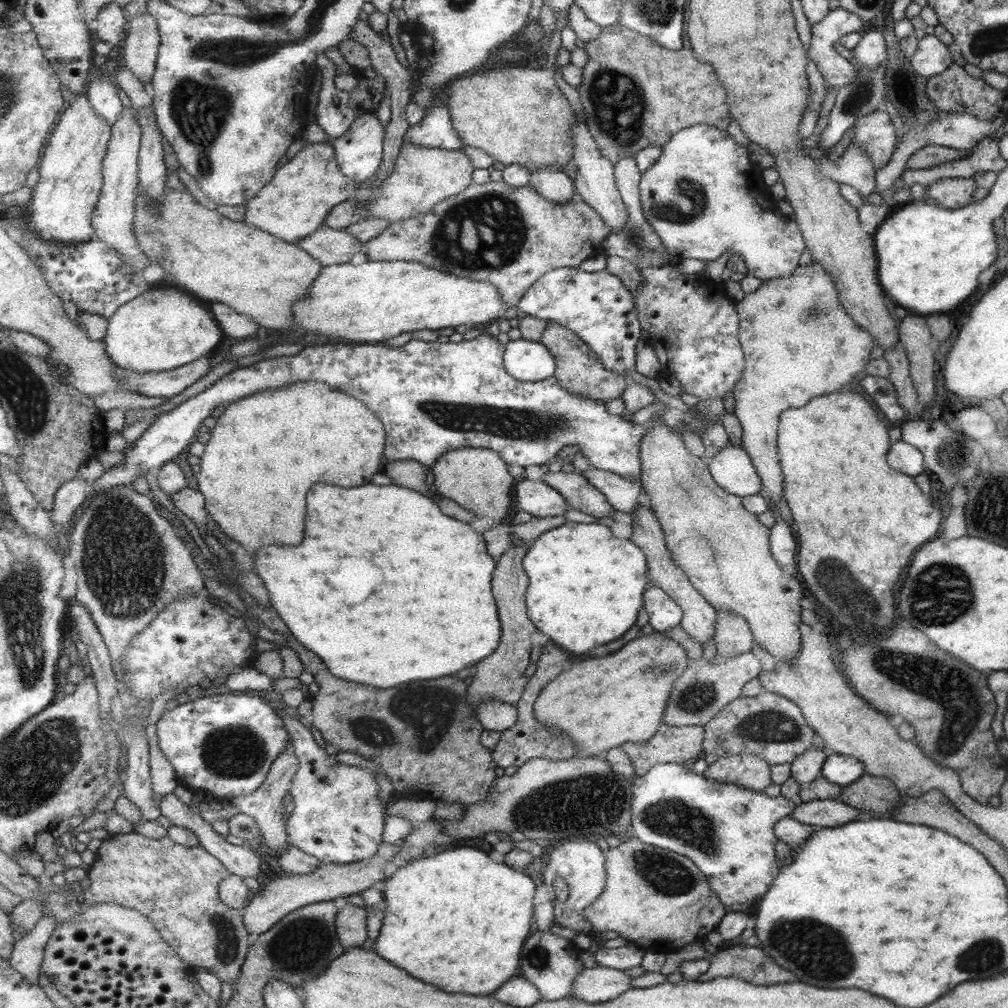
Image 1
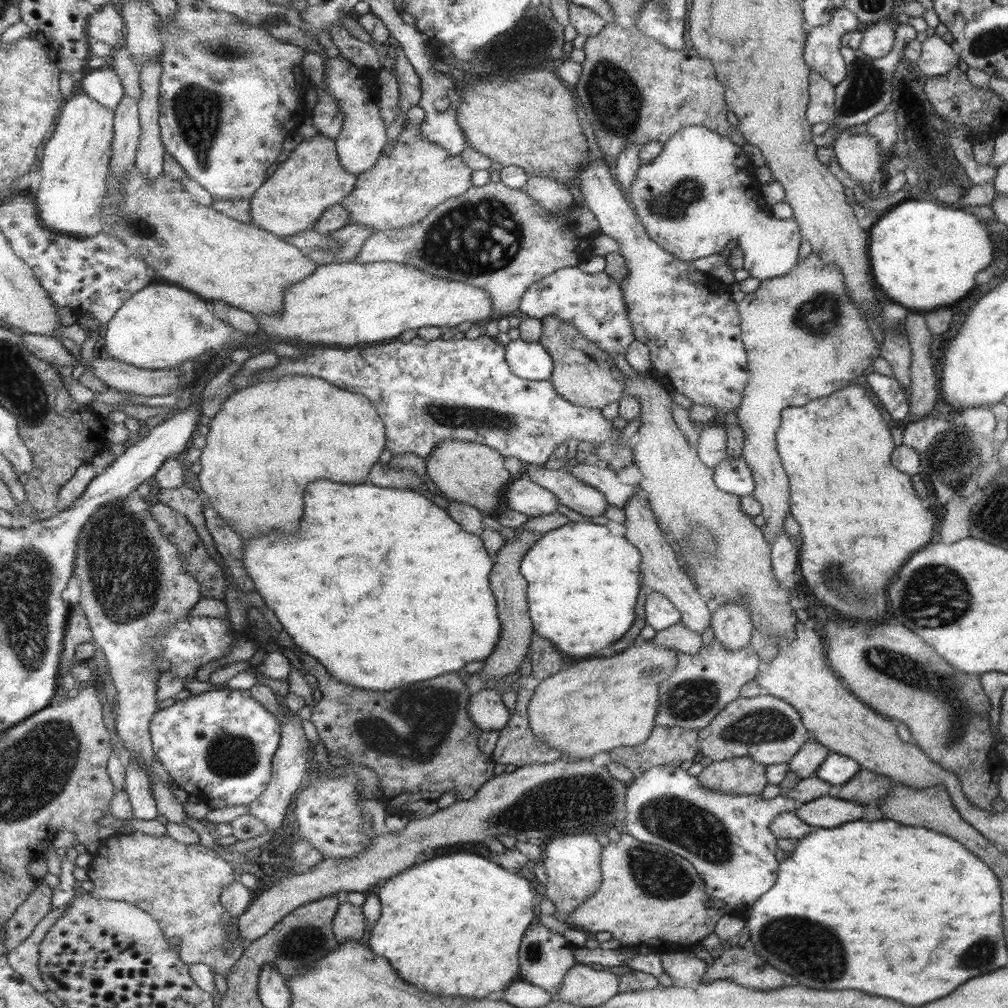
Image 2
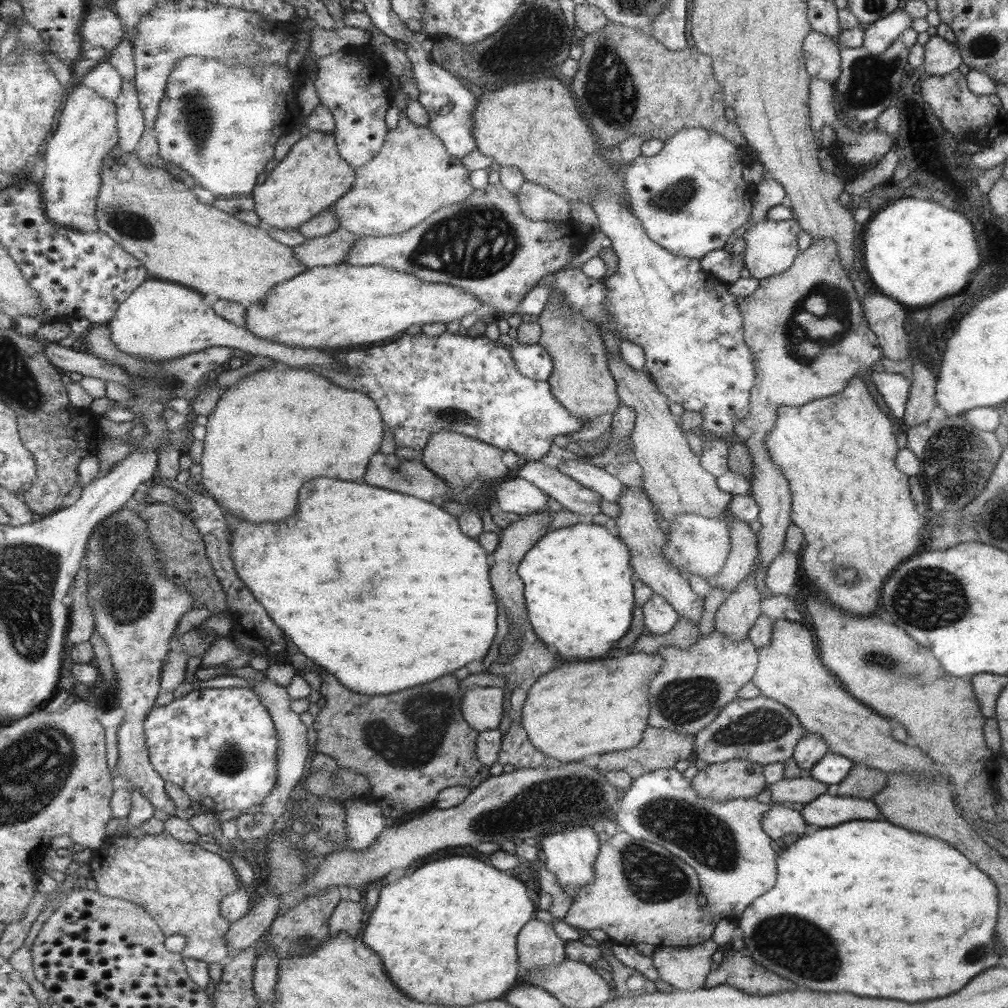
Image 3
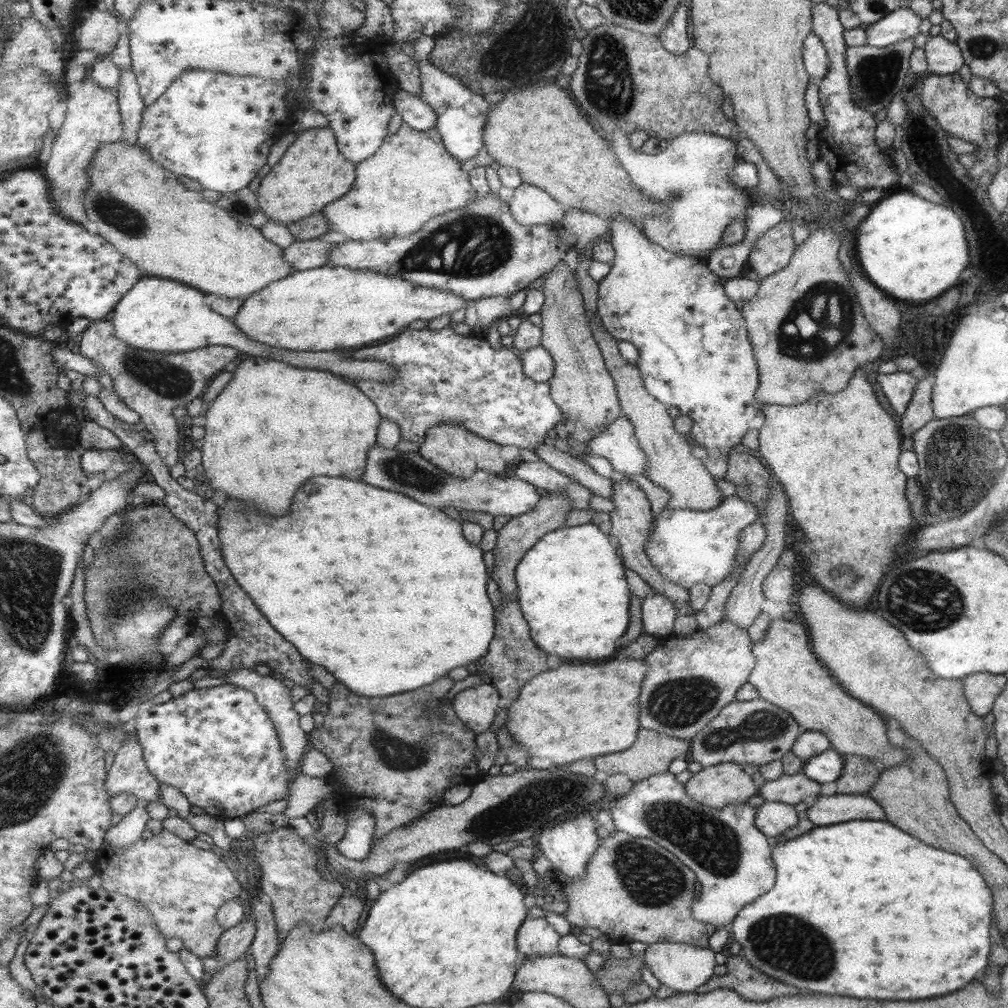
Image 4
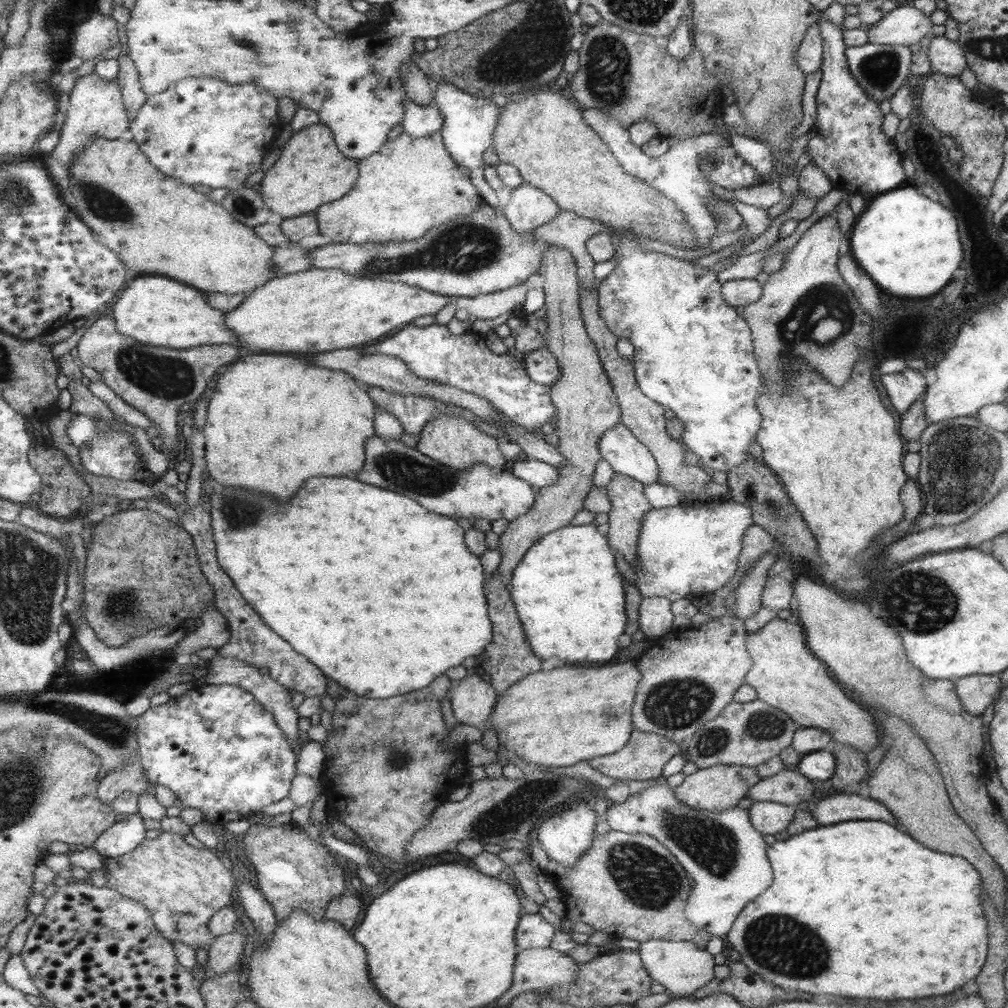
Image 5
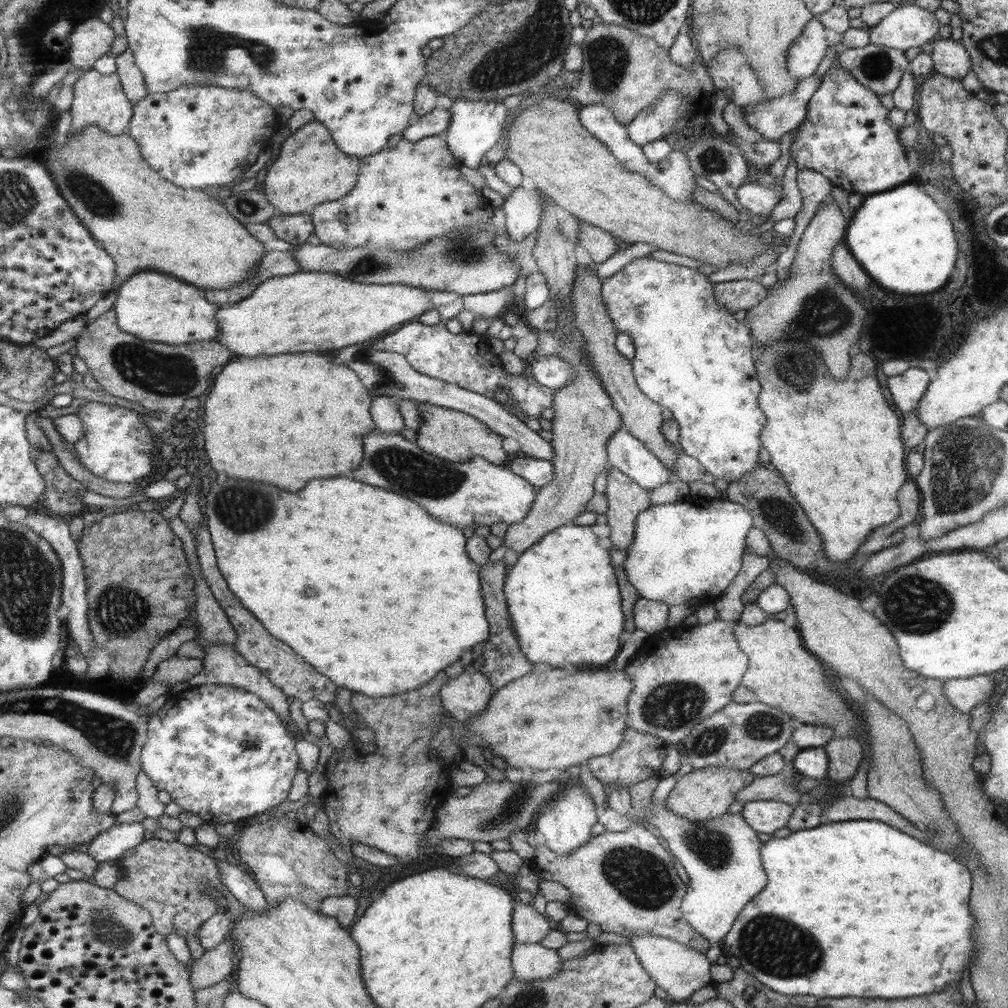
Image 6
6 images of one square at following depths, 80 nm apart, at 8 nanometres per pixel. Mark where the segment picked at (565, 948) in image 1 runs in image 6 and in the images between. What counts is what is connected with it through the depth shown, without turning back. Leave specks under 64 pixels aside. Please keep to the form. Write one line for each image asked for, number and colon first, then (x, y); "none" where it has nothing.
2: (544, 956)
3: (537, 947)
4: (534, 937)
5: (532, 931)
6: (528, 927)

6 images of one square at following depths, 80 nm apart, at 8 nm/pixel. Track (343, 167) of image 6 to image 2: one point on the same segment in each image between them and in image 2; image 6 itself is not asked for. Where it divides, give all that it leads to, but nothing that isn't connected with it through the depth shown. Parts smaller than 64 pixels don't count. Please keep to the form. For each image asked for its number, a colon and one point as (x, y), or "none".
2: (296, 195)
3: (312, 175)
4: (313, 173)
5: (311, 172)

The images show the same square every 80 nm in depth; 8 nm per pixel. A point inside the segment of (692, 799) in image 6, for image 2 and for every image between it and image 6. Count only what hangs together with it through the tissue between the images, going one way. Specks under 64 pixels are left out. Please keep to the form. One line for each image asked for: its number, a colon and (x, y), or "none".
2: (741, 775)
3: (725, 781)
4: (731, 783)
5: (719, 787)

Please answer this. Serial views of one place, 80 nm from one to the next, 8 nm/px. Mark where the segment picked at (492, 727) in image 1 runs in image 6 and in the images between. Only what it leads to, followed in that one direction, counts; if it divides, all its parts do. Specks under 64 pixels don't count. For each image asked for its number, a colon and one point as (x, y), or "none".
2: (486, 710)
3: (481, 709)
4: (475, 706)
5: (472, 700)
6: (468, 693)

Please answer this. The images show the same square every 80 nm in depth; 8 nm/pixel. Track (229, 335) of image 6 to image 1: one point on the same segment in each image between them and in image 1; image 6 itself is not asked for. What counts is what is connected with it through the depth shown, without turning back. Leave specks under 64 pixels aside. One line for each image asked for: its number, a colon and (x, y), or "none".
1: (371, 302)
2: (343, 304)
3: (337, 305)
4: (320, 309)
5: (318, 310)

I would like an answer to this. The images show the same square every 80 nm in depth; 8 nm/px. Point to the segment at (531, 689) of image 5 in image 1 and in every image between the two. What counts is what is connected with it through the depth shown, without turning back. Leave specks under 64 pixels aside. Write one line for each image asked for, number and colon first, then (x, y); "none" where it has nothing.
1: (627, 703)
2: (605, 702)
3: (571, 712)
4: (578, 711)

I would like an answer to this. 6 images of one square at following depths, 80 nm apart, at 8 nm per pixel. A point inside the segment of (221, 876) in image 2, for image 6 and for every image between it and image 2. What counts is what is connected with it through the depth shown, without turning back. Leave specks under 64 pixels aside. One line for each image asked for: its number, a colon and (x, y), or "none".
3: (182, 885)
4: (184, 887)
5: (183, 886)
6: (168, 878)

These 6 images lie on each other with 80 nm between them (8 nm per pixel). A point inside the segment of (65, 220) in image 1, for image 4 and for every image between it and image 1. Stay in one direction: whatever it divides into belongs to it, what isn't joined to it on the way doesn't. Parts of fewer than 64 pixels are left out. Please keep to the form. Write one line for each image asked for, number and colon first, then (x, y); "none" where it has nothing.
2: (75, 164)
3: (88, 129)
4: (93, 116)

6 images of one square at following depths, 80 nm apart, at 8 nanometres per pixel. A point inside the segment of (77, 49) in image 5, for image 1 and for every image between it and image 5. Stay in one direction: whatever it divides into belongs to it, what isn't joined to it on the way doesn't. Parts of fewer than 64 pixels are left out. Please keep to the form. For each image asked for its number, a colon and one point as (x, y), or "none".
1: (113, 23)
2: (107, 25)
3: (104, 28)
4: (101, 33)

